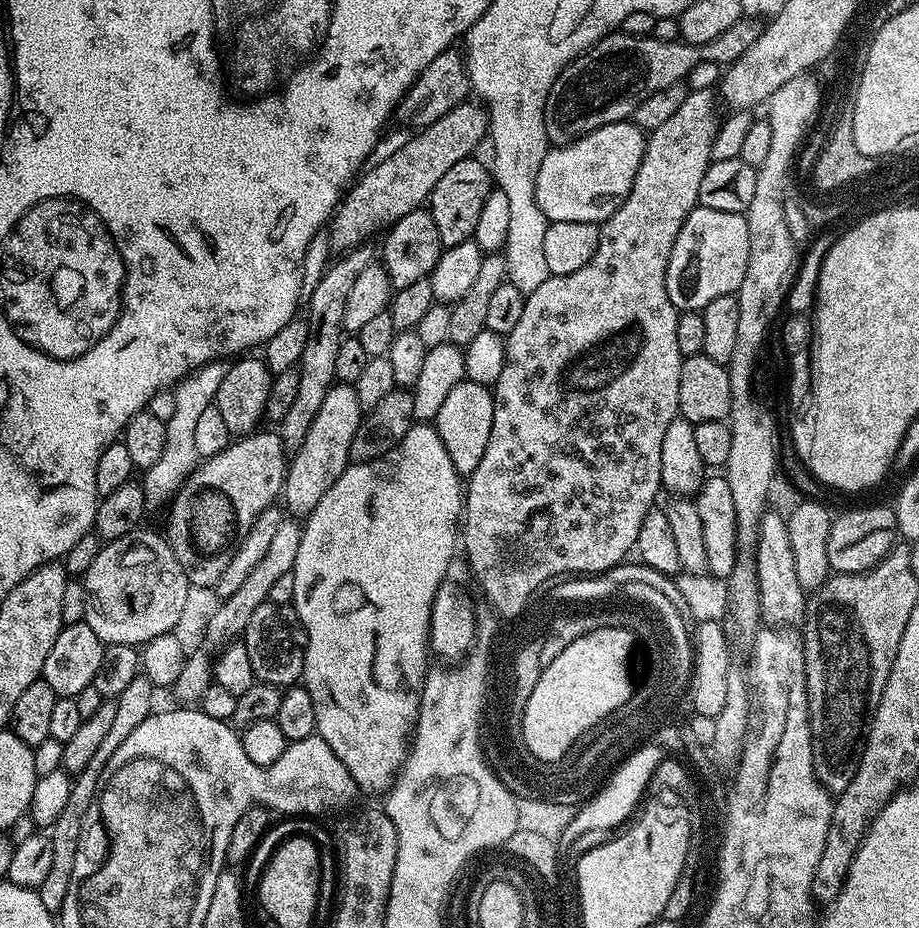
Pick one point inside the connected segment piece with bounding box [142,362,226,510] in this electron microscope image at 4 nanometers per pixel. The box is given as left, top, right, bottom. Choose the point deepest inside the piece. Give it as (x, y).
(180, 458)

